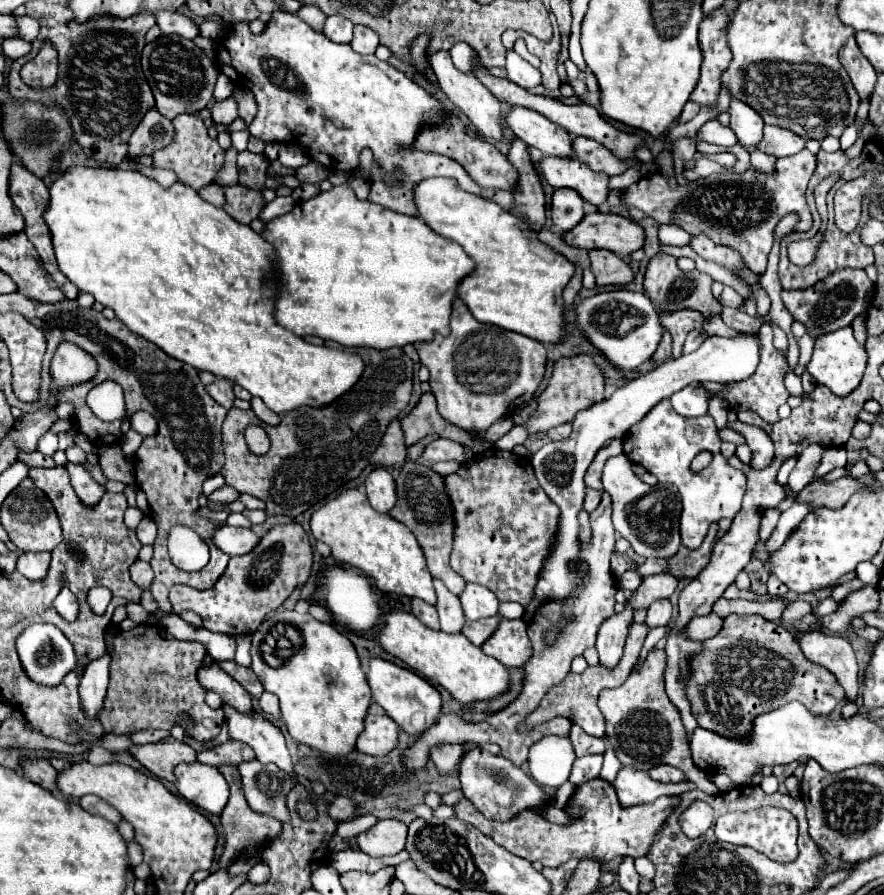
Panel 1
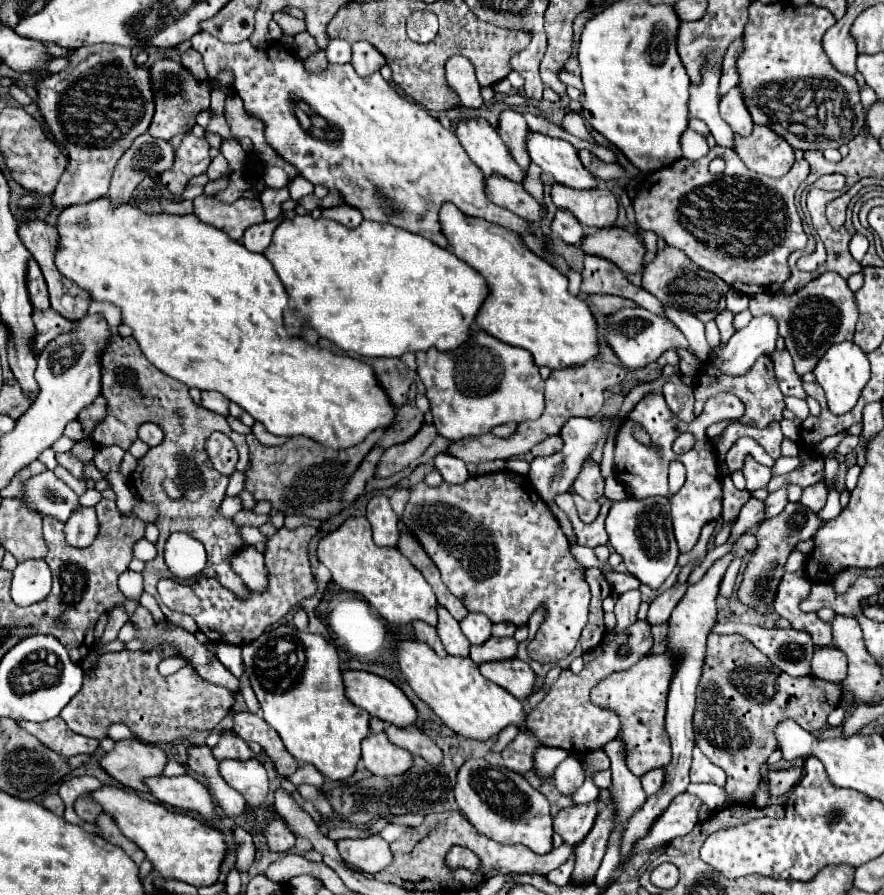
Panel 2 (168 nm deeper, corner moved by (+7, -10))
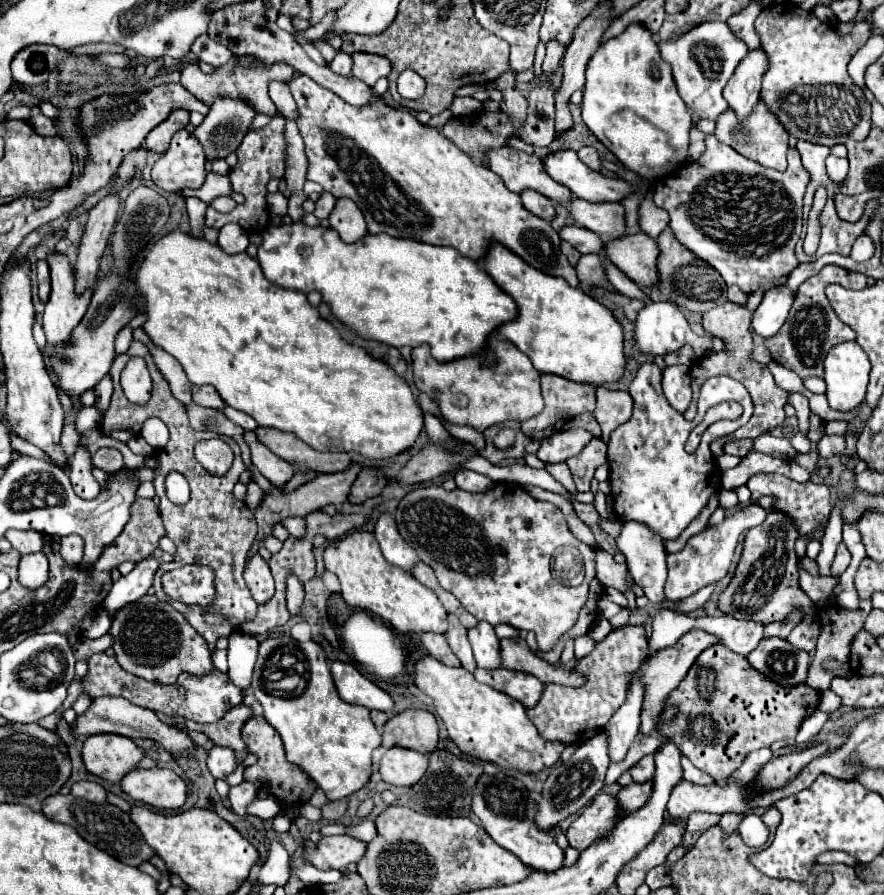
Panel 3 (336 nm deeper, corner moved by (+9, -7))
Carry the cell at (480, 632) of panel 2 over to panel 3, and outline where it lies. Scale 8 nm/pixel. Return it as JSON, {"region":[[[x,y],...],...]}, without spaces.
{"region":[[[480,621],[478,627],[468,631],[468,639],[472,643],[472,651],[478,667],[482,669],[498,669],[502,665],[500,659],[500,639],[494,633],[494,627],[486,621]]]}

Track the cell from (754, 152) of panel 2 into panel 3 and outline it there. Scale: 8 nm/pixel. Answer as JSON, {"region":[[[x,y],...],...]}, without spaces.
{"region":[[[762,101],[756,103],[754,111],[742,121],[738,121],[734,111],[724,111],[716,119],[714,135],[716,135],[718,141],[730,145],[740,155],[744,155],[744,157],[748,157],[748,159],[752,159],[752,161],[756,161],[764,167],[770,167],[770,169],[776,169],[776,171],[786,171],[786,149],[788,149],[786,129],[782,127],[782,123],[778,123],[774,119],[774,115],[770,115],[770,109]]]}

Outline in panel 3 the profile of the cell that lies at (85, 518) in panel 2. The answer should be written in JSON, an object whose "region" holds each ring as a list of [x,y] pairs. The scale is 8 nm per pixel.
{"region":[[[66,535],[60,539],[60,555],[62,559],[66,561],[68,567],[76,567],[80,565],[82,561],[82,555],[84,555],[84,543],[82,543],[82,537],[78,535]]]}

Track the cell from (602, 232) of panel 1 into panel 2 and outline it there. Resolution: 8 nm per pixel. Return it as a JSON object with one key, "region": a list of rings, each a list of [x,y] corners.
{"region":[[[618,226],[598,228],[594,234],[586,234],[580,240],[580,248],[586,254],[608,258],[624,274],[634,274],[642,266],[646,252],[646,248],[642,246],[642,242],[638,242],[636,236]]]}

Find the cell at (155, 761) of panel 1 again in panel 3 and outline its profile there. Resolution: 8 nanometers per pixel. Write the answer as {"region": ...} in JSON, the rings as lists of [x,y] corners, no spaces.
{"region":[[[90,735],[82,745],[82,761],[86,769],[112,783],[120,783],[142,757],[142,749],[122,735]]]}

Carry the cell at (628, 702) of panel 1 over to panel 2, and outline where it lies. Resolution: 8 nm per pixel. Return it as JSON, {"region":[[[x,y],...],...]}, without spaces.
{"region":[[[646,654],[632,668],[604,678],[590,694],[594,706],[612,710],[620,718],[620,740],[626,748],[626,766],[636,776],[644,776],[654,768],[664,768],[668,760],[672,760],[672,746],[664,730],[666,694],[672,670],[672,658],[668,654]]]}

